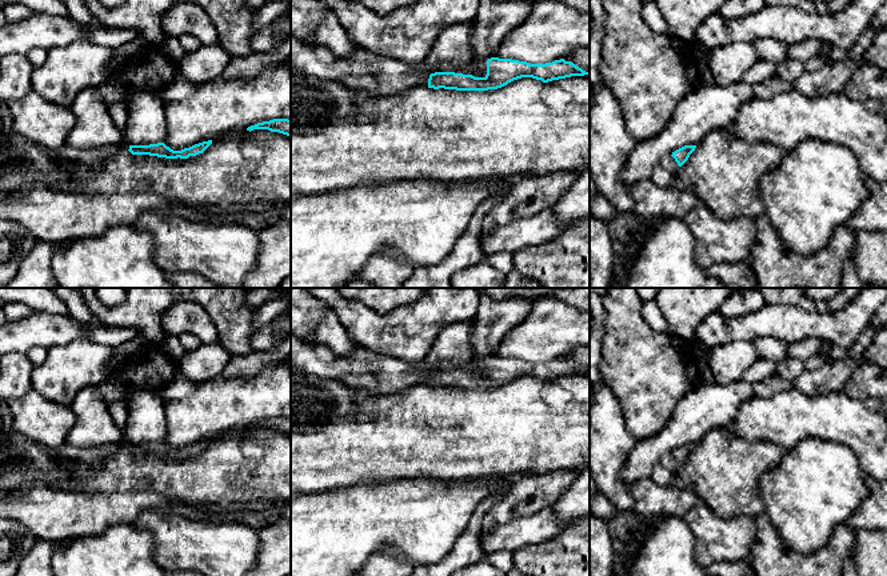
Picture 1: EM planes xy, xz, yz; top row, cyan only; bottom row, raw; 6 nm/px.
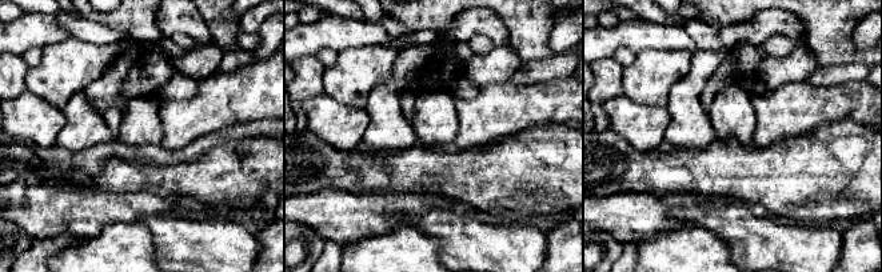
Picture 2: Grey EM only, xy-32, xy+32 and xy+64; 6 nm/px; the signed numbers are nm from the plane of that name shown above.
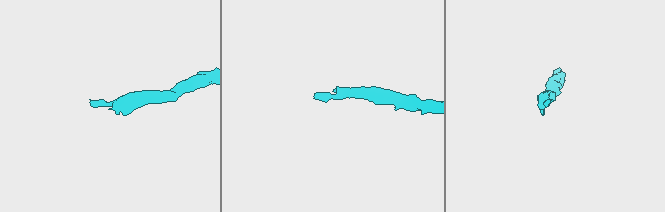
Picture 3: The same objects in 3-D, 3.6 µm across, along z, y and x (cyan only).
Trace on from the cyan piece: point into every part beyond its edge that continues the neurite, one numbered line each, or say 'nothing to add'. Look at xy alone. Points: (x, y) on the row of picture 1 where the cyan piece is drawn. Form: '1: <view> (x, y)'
1: xy (94, 159)

